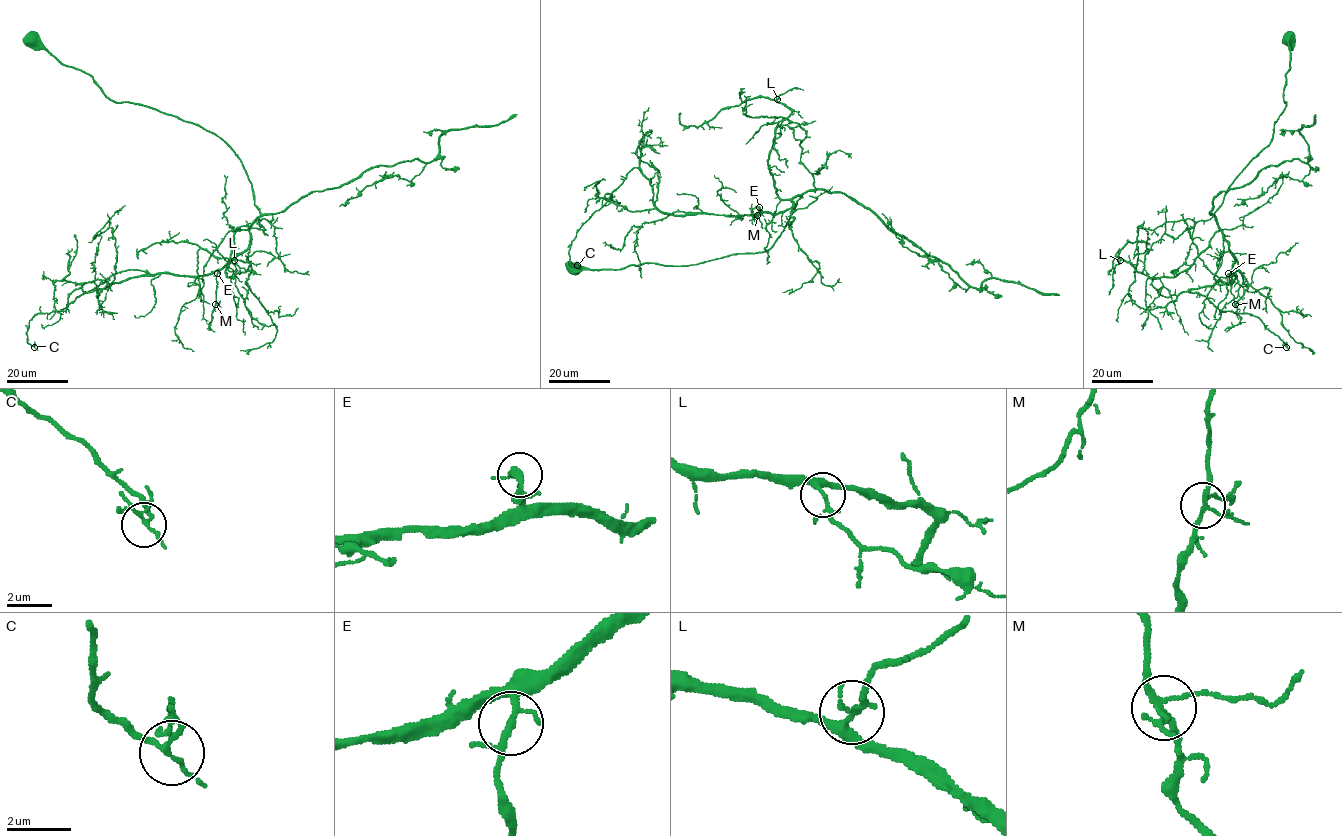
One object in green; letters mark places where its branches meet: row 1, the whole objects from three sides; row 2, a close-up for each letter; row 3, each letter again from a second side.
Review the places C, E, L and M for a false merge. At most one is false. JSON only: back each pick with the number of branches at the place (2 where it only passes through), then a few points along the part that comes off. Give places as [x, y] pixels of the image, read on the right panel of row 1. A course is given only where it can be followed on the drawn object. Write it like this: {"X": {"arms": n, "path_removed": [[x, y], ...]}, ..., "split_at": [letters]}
{"split_at": []}

